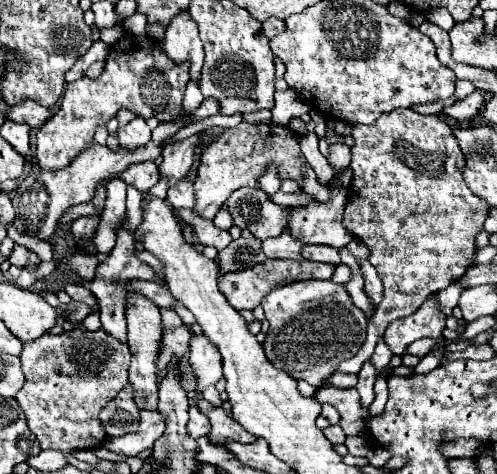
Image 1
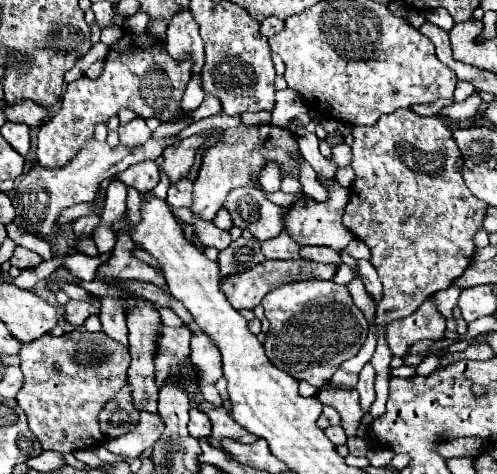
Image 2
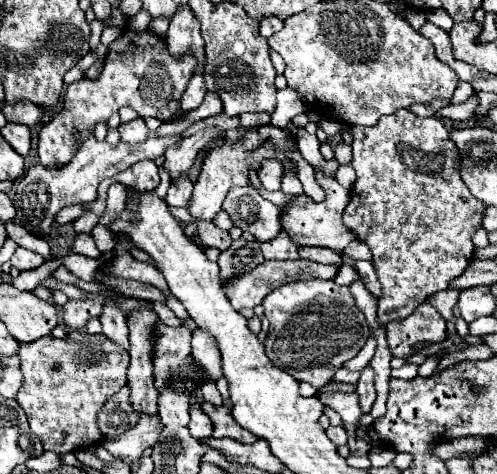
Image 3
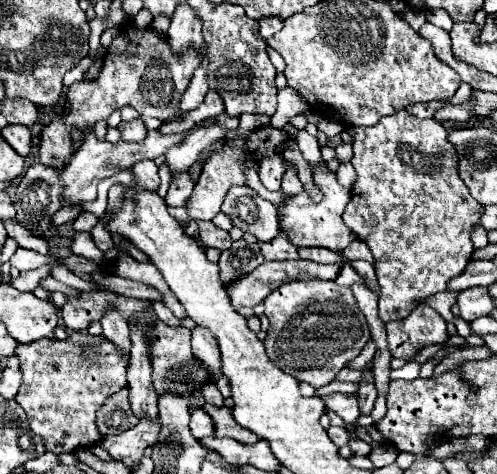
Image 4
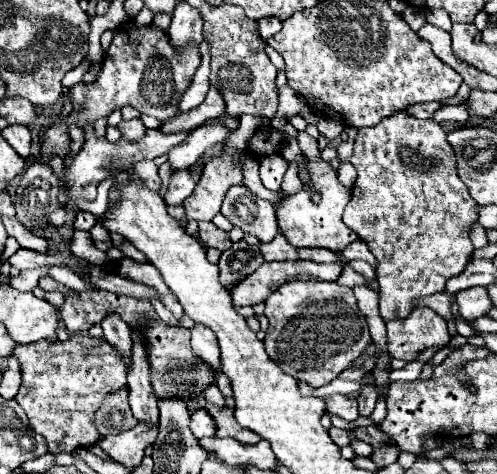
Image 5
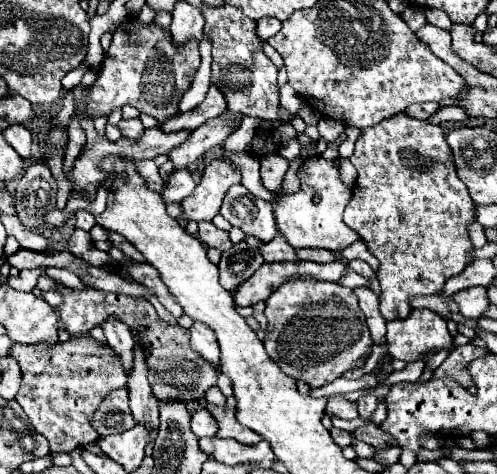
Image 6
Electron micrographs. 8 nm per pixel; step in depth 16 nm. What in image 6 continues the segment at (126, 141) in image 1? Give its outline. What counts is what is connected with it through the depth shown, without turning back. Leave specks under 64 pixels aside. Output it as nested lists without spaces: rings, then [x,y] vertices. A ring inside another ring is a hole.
[[[134,118],[134,120],[120,120],[118,128],[120,128],[122,136],[128,138],[128,140],[138,140],[138,138],[144,134],[144,130],[146,130],[146,128],[142,126],[140,118]]]

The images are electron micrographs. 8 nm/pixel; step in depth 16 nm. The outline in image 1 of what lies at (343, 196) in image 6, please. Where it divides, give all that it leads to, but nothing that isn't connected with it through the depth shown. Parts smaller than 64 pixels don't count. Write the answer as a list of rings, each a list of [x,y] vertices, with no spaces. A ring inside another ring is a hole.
[[[332,188],[332,196],[328,204],[312,202],[306,208],[292,208],[292,218],[288,220],[290,234],[306,244],[328,244],[332,248],[346,246],[352,240],[352,234],[342,226],[348,194]]]

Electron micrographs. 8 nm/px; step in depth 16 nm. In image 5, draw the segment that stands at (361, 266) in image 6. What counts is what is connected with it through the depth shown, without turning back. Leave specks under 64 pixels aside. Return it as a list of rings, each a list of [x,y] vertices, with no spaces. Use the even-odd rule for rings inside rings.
[[[352,260],[352,262],[350,262],[350,266],[352,266],[360,276],[364,276],[364,278],[366,278],[366,282],[368,282],[368,286],[370,286],[370,288],[374,288],[376,272],[374,272],[374,268],[372,268],[368,262],[364,262],[364,260]]]

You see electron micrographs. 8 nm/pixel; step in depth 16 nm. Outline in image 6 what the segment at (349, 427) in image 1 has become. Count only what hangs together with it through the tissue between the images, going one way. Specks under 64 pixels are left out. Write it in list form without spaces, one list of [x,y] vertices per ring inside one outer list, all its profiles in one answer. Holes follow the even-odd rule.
[[[336,394],[336,396],[328,398],[326,414],[328,416],[338,416],[338,418],[344,418],[344,420],[354,420],[354,418],[358,418],[358,408],[356,408],[356,402]]]

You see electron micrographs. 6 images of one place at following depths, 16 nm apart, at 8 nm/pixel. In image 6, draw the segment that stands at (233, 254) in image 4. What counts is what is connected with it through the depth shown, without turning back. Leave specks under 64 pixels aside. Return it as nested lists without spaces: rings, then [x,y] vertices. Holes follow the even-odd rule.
[[[244,240],[234,244],[230,250],[226,250],[220,258],[220,284],[228,290],[234,292],[236,284],[244,282],[244,278],[252,276],[262,266],[264,258],[260,256],[258,246],[250,246]]]

